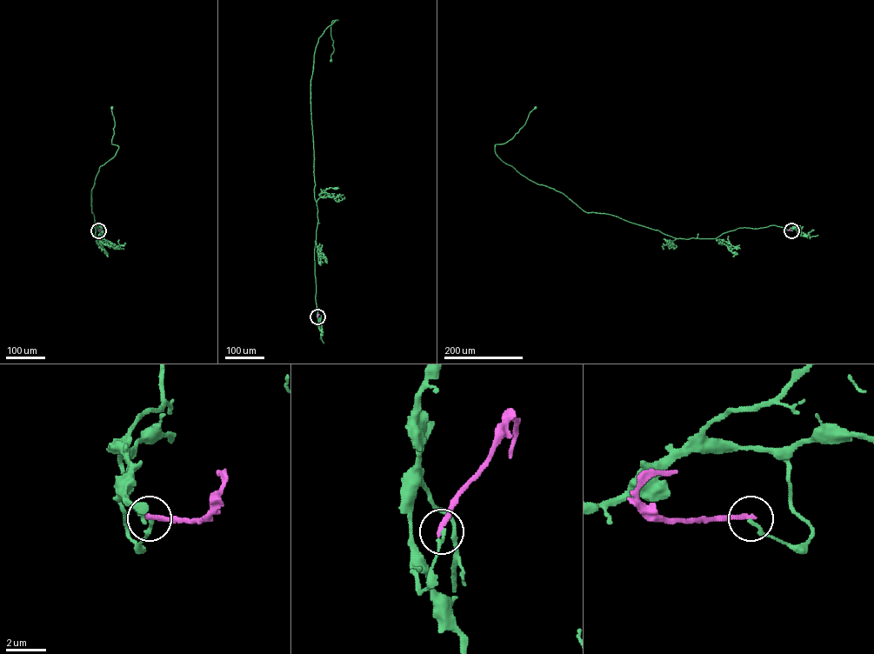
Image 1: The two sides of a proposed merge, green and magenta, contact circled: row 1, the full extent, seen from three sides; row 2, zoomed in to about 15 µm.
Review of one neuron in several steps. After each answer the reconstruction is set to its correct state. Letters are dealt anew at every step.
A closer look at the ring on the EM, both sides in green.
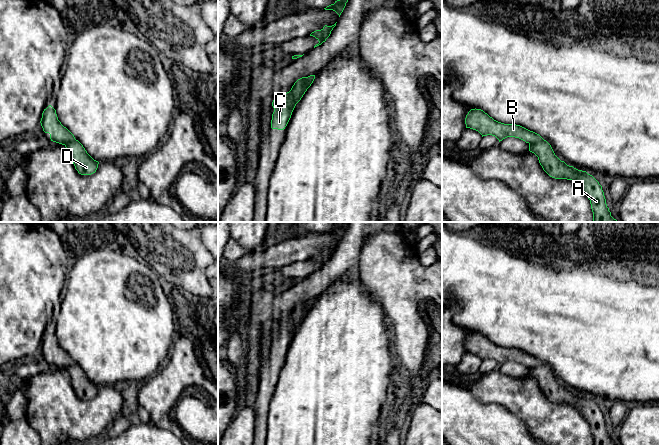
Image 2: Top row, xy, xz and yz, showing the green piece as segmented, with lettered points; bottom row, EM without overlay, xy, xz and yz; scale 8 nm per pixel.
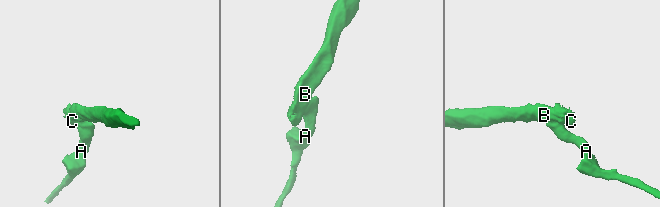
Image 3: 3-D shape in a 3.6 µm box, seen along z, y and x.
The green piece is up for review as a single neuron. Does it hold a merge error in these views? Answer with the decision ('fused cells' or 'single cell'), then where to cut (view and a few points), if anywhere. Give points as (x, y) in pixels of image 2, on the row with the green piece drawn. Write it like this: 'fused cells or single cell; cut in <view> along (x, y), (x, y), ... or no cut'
fused cells; cut in xz along (306, 77), (296, 102)

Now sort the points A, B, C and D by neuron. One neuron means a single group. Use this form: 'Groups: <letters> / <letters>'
Groups: A D / B C

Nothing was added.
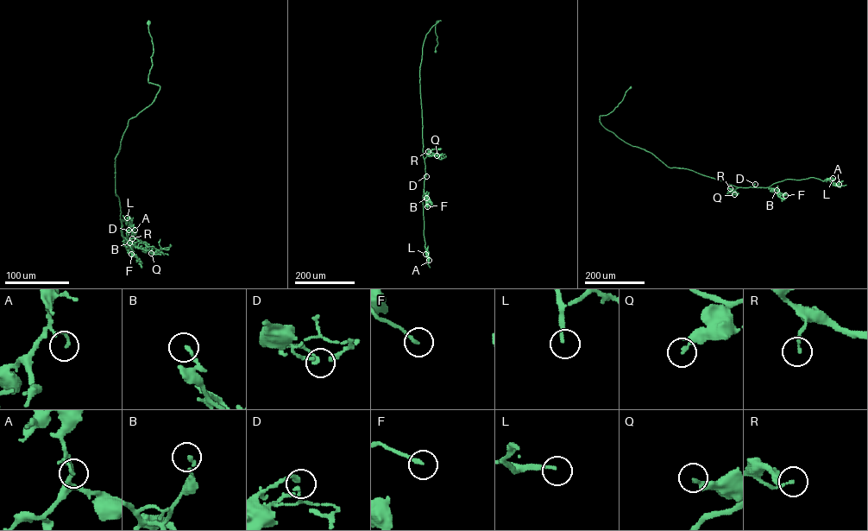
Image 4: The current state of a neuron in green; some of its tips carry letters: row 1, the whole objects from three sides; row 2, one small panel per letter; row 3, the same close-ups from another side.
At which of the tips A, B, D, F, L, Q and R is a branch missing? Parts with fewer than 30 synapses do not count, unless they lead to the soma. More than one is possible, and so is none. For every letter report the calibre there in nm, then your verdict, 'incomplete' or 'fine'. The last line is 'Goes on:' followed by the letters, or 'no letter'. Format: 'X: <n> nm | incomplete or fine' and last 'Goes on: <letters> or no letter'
A: 120 nm | fine
B: 160 nm | fine
D: 220 nm | fine
F: 150 nm | incomplete
L: 160 nm | incomplete
Q: 200 nm | fine
R: 140 nm | fine
Goes on: F, L

